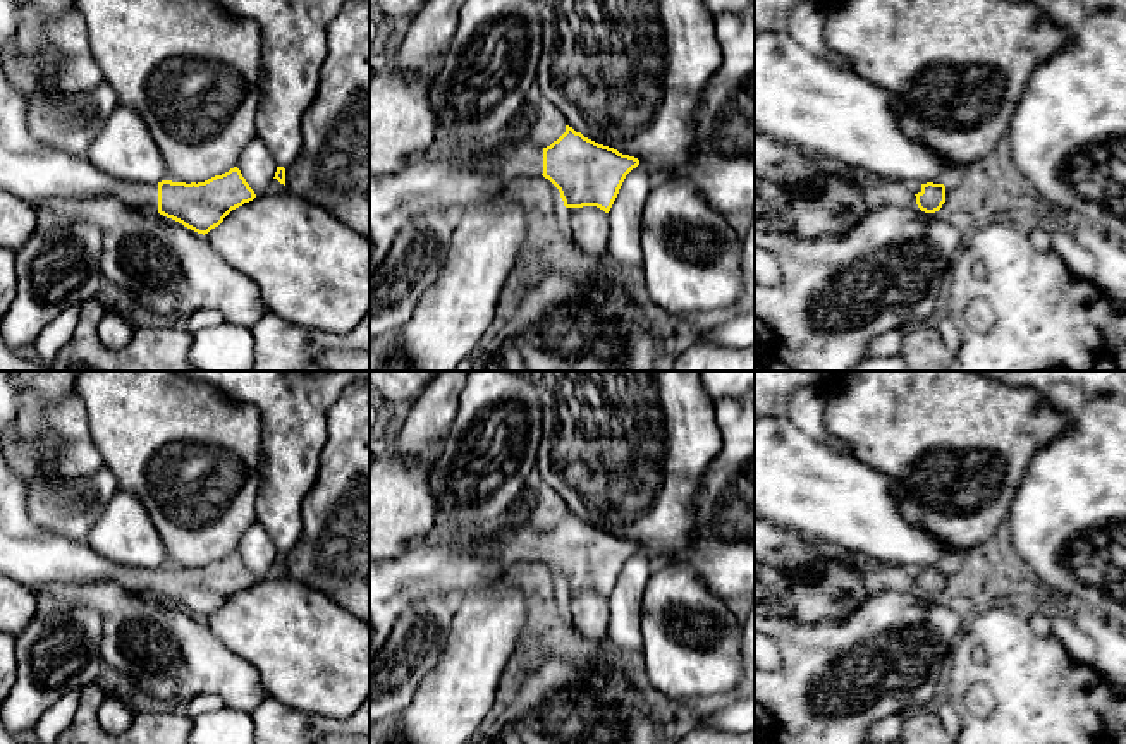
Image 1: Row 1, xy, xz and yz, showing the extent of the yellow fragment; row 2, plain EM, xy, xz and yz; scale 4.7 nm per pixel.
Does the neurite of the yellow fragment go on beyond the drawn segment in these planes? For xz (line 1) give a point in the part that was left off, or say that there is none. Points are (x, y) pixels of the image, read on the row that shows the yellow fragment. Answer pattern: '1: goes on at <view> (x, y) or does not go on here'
1: goes on at xz (516, 158)

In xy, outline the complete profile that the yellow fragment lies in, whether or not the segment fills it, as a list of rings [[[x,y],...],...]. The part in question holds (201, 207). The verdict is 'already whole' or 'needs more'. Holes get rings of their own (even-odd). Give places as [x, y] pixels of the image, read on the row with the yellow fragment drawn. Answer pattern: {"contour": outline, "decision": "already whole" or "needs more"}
{"contour": [[[0,58],[0,189],[26,201],[40,199],[93,199],[115,198],[117,201],[155,211],[172,218],[184,227],[208,234],[218,227],[236,208],[256,198],[237,167],[205,182],[172,182],[158,184],[129,182],[98,170],[86,156],[74,156],[48,146],[29,134],[22,95],[7,81]]], "decision": "needs more"}

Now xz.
{"contour": [[[569,125],[547,148],[536,143],[511,143],[504,137],[476,148],[435,139],[406,162],[469,165],[481,160],[499,160],[499,175],[505,184],[516,177],[543,175],[559,189],[566,208],[597,206],[605,213],[610,211],[626,175],[639,165],[638,158],[598,144]]], "decision": "needs more"}

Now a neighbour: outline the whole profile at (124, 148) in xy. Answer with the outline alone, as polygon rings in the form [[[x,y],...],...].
[[[119,105],[89,144],[88,162],[107,175],[141,184],[167,180],[165,160],[143,119]]]

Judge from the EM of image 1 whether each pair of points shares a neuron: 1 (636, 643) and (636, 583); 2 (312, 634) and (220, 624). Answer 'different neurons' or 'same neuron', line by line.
1: same neuron
2: same neuron

